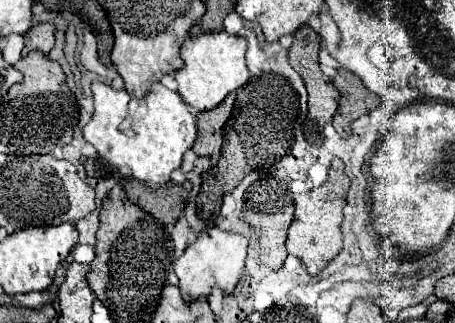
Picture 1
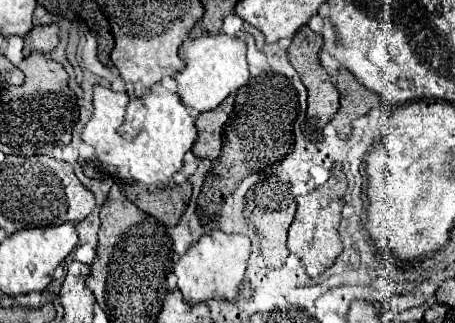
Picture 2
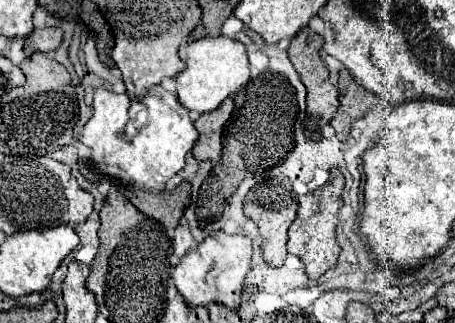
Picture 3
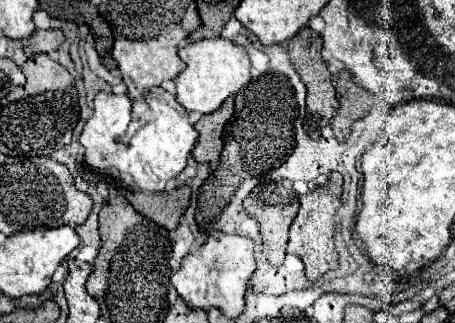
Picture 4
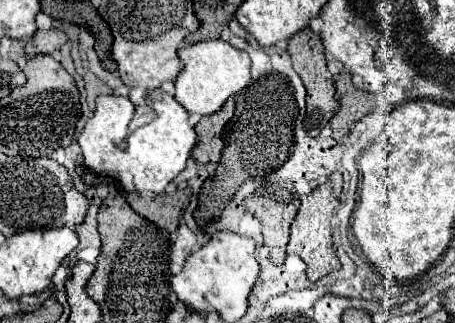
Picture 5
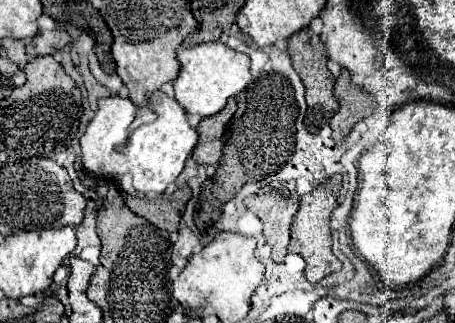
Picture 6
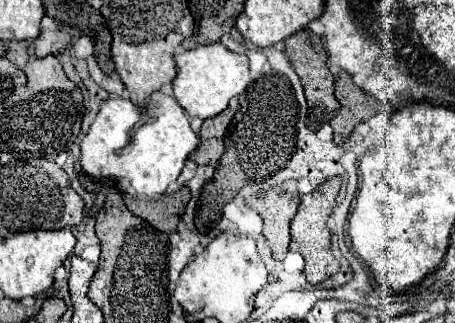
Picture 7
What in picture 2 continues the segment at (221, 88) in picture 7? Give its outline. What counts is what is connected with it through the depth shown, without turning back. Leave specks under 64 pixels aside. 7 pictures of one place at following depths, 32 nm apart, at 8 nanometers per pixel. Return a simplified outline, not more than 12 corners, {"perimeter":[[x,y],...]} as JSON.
{"perimeter":[[226,34],[186,40],[178,96],[214,110],[250,78],[246,44]]}

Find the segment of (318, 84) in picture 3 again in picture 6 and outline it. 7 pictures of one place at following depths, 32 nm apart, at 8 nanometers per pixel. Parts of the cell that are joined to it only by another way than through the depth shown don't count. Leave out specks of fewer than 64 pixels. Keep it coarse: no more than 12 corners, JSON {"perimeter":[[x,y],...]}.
{"perimeter":[[308,28],[288,38],[310,114],[338,112],[326,50]]}

